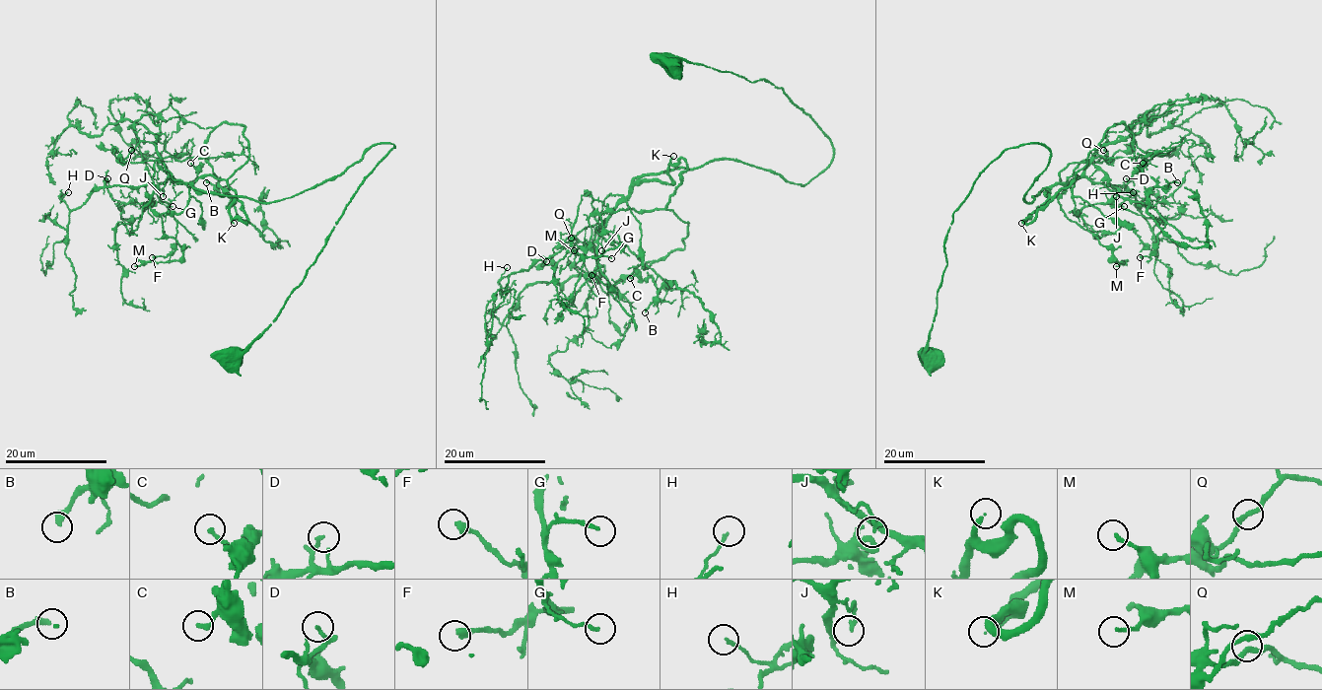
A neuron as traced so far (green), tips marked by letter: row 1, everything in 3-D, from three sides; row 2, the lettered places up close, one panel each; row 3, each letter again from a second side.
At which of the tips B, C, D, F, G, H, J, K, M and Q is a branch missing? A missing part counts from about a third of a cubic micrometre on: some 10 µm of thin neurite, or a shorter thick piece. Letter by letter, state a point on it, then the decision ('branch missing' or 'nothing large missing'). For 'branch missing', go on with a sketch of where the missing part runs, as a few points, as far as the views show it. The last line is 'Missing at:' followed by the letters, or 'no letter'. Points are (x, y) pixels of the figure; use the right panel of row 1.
B: (1177, 182) | branch missing
C: (1143, 163) | nothing large missing
D: (1126, 178) | nothing large missing
F: (1140, 257) | nothing large missing
G: (1124, 206) | nothing large missing
H: (1133, 192) | nothing large missing
J: (1116, 196) | nothing large missing
K: (1021, 223) | nothing large missing
M: (1116, 266) | nothing large missing
Q: (1103, 150) | nothing large missing
Missing at: B

